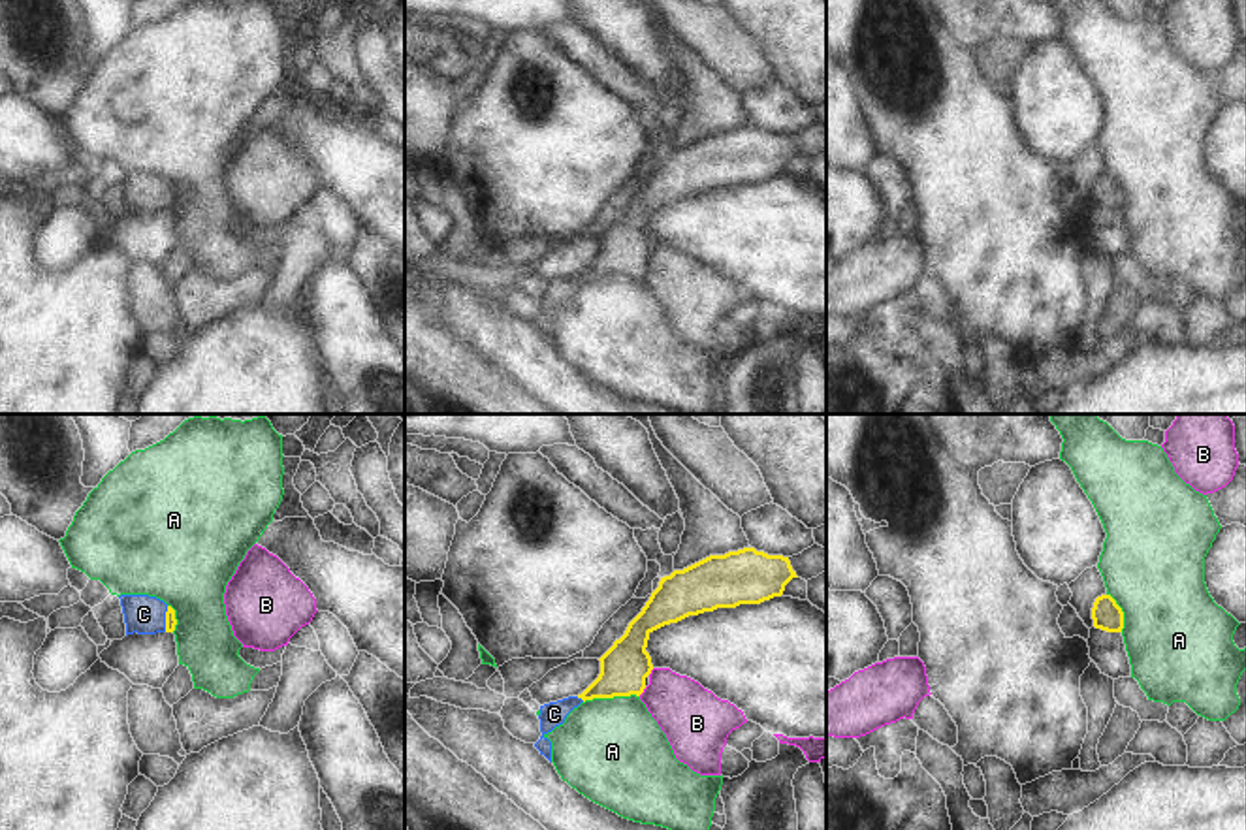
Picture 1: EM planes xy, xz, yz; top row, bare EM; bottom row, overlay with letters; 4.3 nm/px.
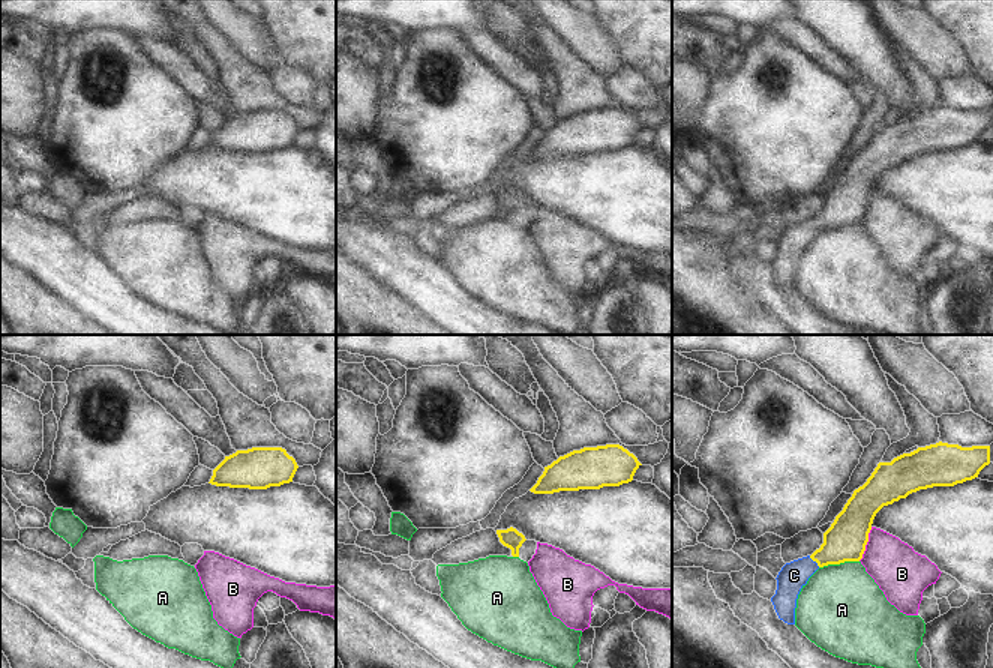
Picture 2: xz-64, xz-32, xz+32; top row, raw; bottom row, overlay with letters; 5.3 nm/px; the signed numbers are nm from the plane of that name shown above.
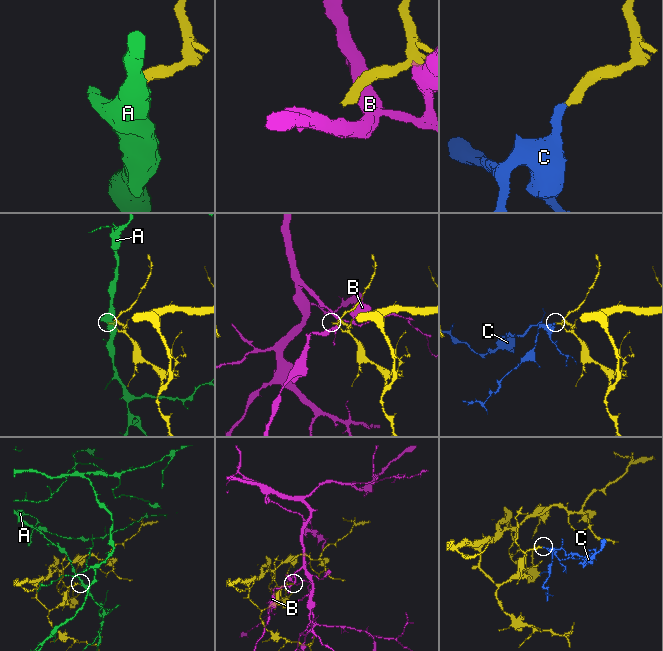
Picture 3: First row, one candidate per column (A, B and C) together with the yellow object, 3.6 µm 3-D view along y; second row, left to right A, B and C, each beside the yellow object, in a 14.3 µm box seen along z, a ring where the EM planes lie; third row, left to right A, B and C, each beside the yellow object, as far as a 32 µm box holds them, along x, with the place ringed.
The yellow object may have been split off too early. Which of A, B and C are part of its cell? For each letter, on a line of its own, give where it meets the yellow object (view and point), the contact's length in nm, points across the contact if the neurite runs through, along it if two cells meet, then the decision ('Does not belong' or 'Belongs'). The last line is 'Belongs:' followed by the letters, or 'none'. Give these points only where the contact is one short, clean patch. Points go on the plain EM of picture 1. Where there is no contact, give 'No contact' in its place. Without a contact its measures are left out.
A: Touches yellow at xz (610, 275). Shared border 240 nm. Boundary: xz (638, 273), (593, 275), (584, 281). Does not belong
B: Touches yellow at xz (642, 270). Shared border 50 nm. Does not belong
C: Touches yellow at xy (166, 198). Shared border 110 nm. Path across: xy (170, 194), (166, 198), (143, 192). Belongs
Belongs: C.

